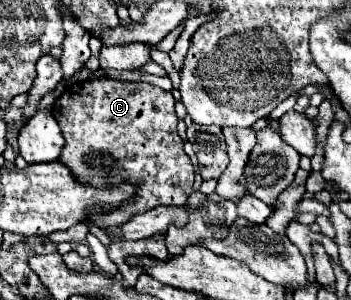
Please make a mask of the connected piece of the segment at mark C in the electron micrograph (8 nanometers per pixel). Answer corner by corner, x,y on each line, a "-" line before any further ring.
115,78
73,84
65,88
65,92
55,100
53,116
59,122
65,138
61,162
67,164
83,184
91,184
95,188
119,182
137,184
137,194
129,202
123,202
117,210
101,216
93,212
89,220
95,226
101,226
105,230
107,226
125,224
125,220
129,220
133,212
147,212
149,208
157,208
161,204
181,206
187,202
189,194
193,192
193,166
183,150
183,140
177,134
177,114
173,106
175,100
171,92
145,82
121,82

